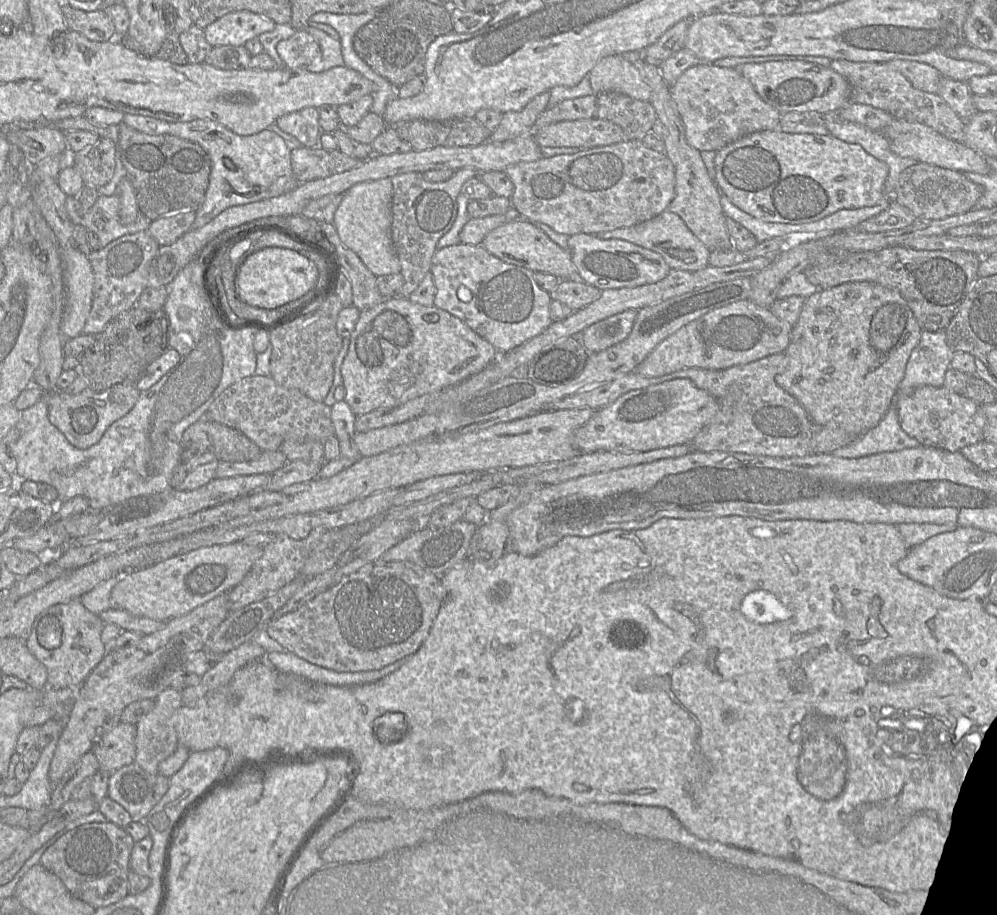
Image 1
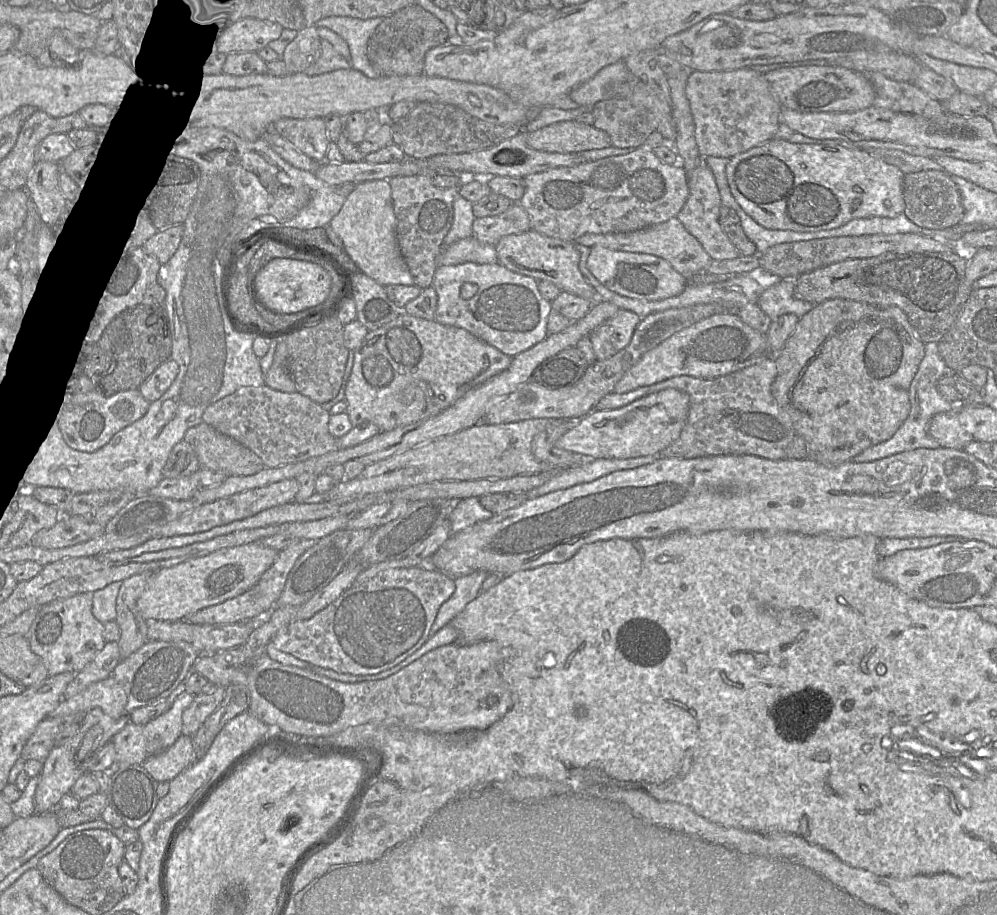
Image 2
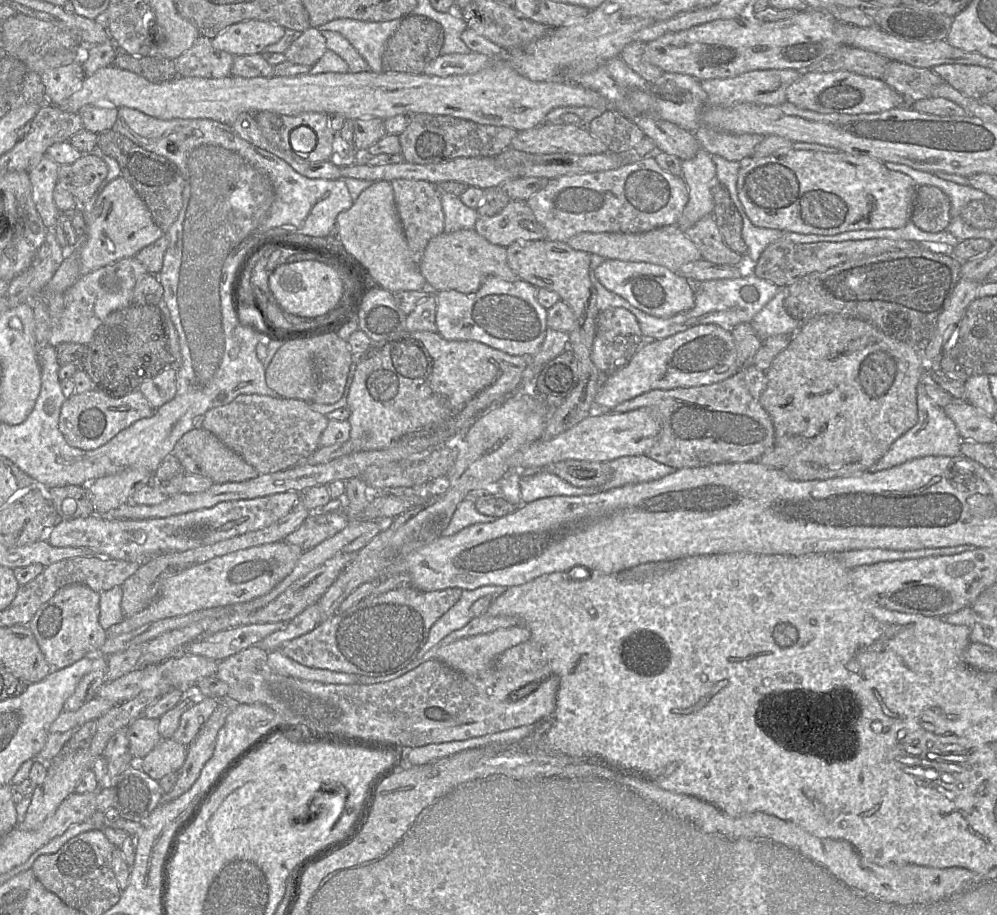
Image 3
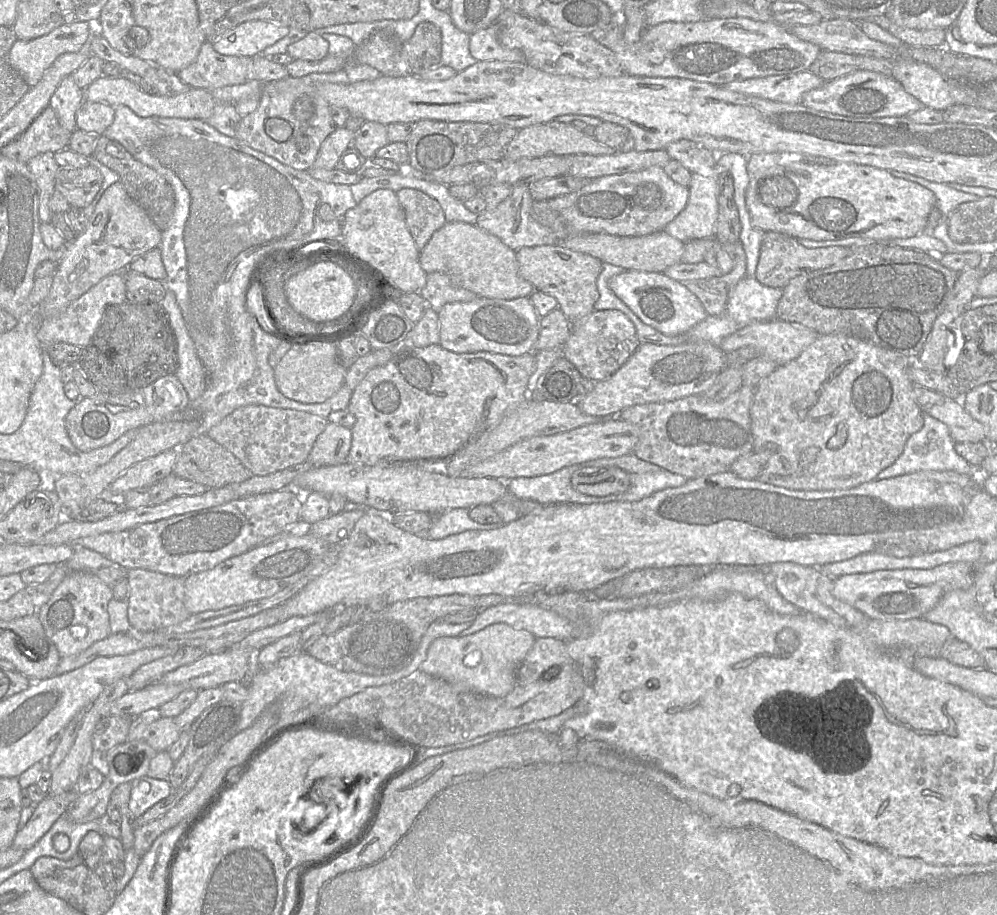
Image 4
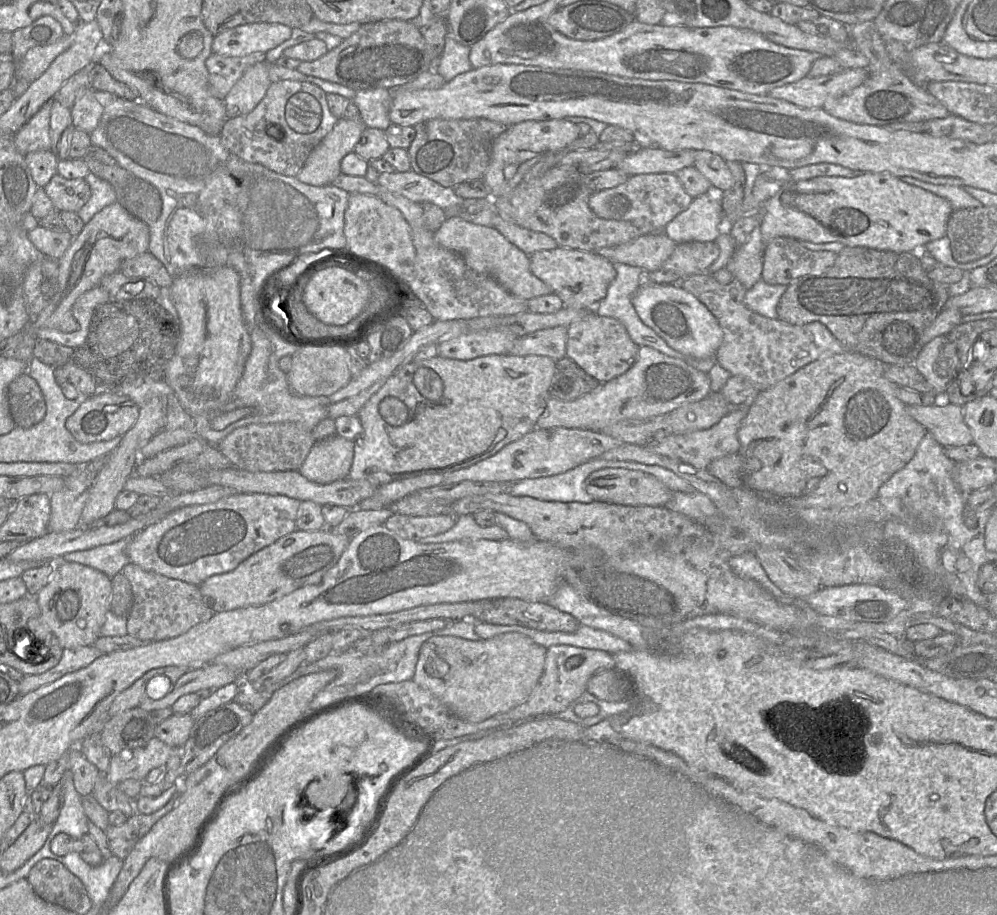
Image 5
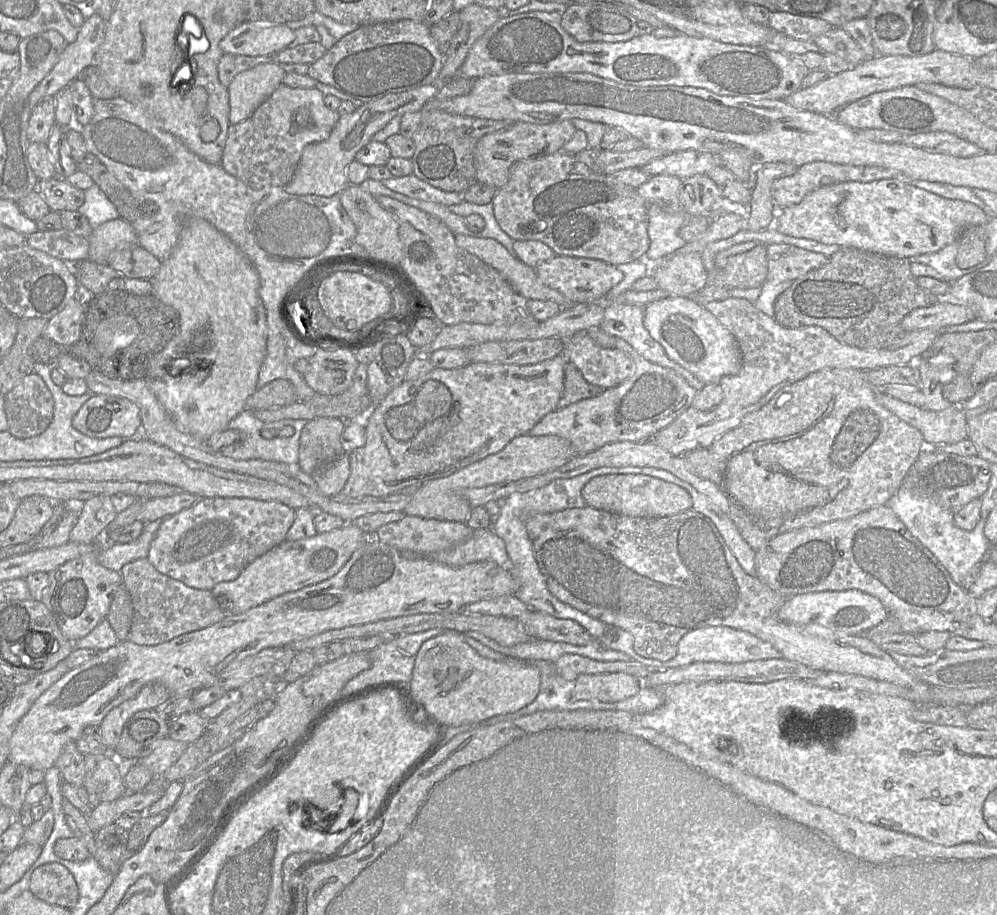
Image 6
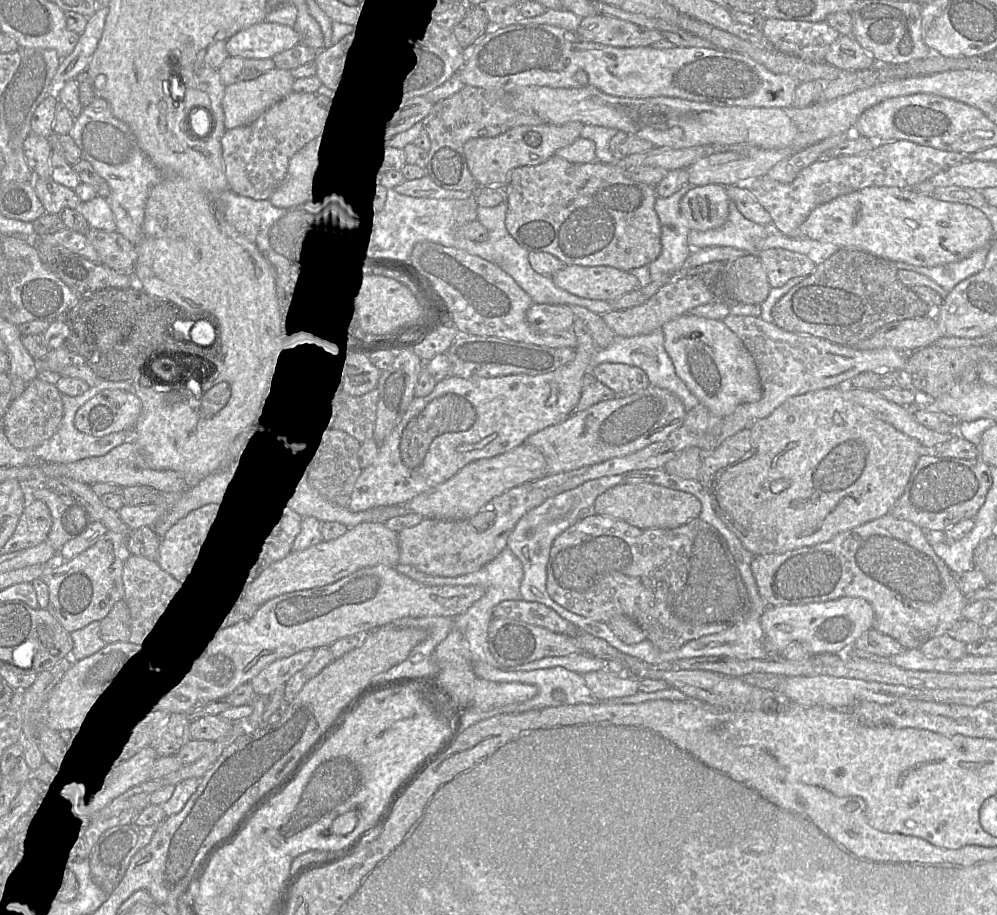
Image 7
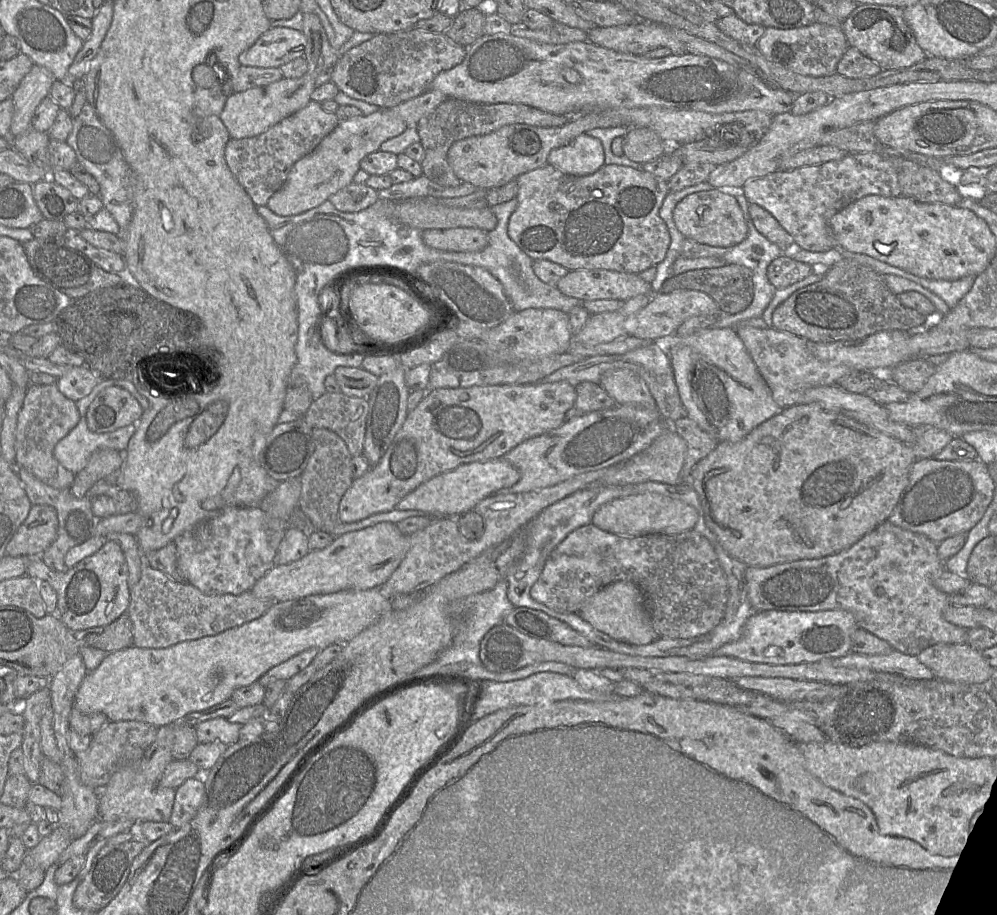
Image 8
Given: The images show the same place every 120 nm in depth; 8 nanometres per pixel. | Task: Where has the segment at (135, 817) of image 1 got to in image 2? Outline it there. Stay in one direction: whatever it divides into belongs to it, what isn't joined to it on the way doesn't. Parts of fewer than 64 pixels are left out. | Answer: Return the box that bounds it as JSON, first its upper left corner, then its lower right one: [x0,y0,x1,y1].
[106,764,158,829]

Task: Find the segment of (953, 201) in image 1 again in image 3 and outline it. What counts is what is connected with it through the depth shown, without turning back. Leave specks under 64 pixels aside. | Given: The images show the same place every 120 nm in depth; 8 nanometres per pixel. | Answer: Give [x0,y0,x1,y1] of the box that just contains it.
[911,185,950,231]

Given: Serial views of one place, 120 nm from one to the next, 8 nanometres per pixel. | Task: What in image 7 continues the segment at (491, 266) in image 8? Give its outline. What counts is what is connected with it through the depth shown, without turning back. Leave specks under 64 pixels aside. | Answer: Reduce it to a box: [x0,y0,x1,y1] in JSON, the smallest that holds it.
[453,201,615,315]

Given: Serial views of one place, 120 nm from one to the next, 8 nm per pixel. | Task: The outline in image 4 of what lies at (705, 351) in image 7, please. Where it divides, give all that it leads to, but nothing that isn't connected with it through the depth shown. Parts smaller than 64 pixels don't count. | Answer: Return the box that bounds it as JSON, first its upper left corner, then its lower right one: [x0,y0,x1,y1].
[609,270,708,336]

